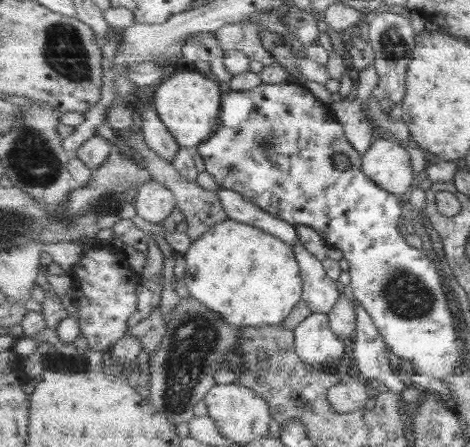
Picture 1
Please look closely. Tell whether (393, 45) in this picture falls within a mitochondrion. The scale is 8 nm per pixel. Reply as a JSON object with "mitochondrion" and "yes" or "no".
{"mitochondrion":"yes"}

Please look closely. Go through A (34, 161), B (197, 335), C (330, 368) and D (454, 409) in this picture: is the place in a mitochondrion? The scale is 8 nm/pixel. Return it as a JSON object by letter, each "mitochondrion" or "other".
{"A":"mitochondrion","B":"mitochondrion","C":"other","D":"other"}

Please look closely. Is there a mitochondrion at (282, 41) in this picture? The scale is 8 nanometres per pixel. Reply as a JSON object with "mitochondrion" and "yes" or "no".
{"mitochondrion":"no"}

